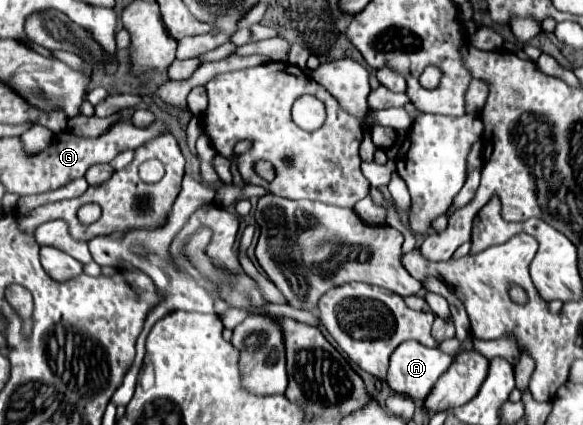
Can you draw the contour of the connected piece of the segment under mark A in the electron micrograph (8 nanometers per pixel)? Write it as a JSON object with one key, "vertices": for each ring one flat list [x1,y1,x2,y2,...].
{"vertices":[[404,342,392,352,386,382,396,394,424,400,450,364,452,356,438,348,426,348,420,342]]}

